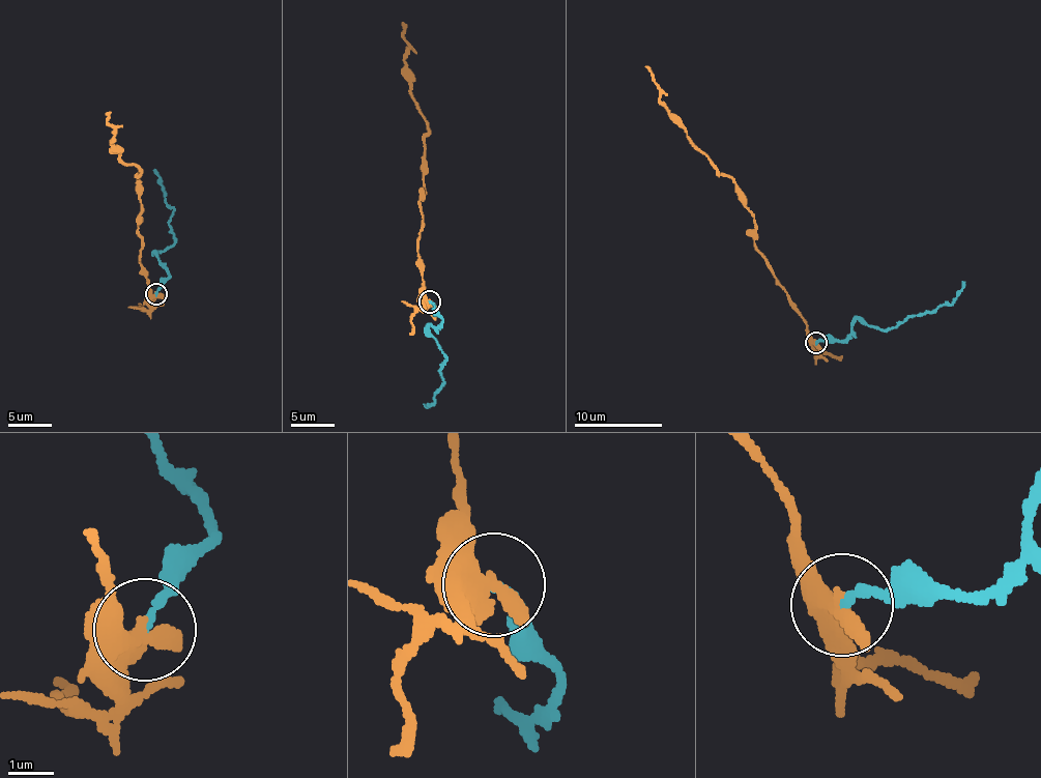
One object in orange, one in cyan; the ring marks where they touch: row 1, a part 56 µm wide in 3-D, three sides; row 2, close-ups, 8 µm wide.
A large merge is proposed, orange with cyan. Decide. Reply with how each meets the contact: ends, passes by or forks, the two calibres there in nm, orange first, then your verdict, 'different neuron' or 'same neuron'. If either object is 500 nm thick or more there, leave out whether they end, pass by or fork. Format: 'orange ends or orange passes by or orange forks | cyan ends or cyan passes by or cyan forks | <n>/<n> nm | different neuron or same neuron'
600/180 nm | different neuron

